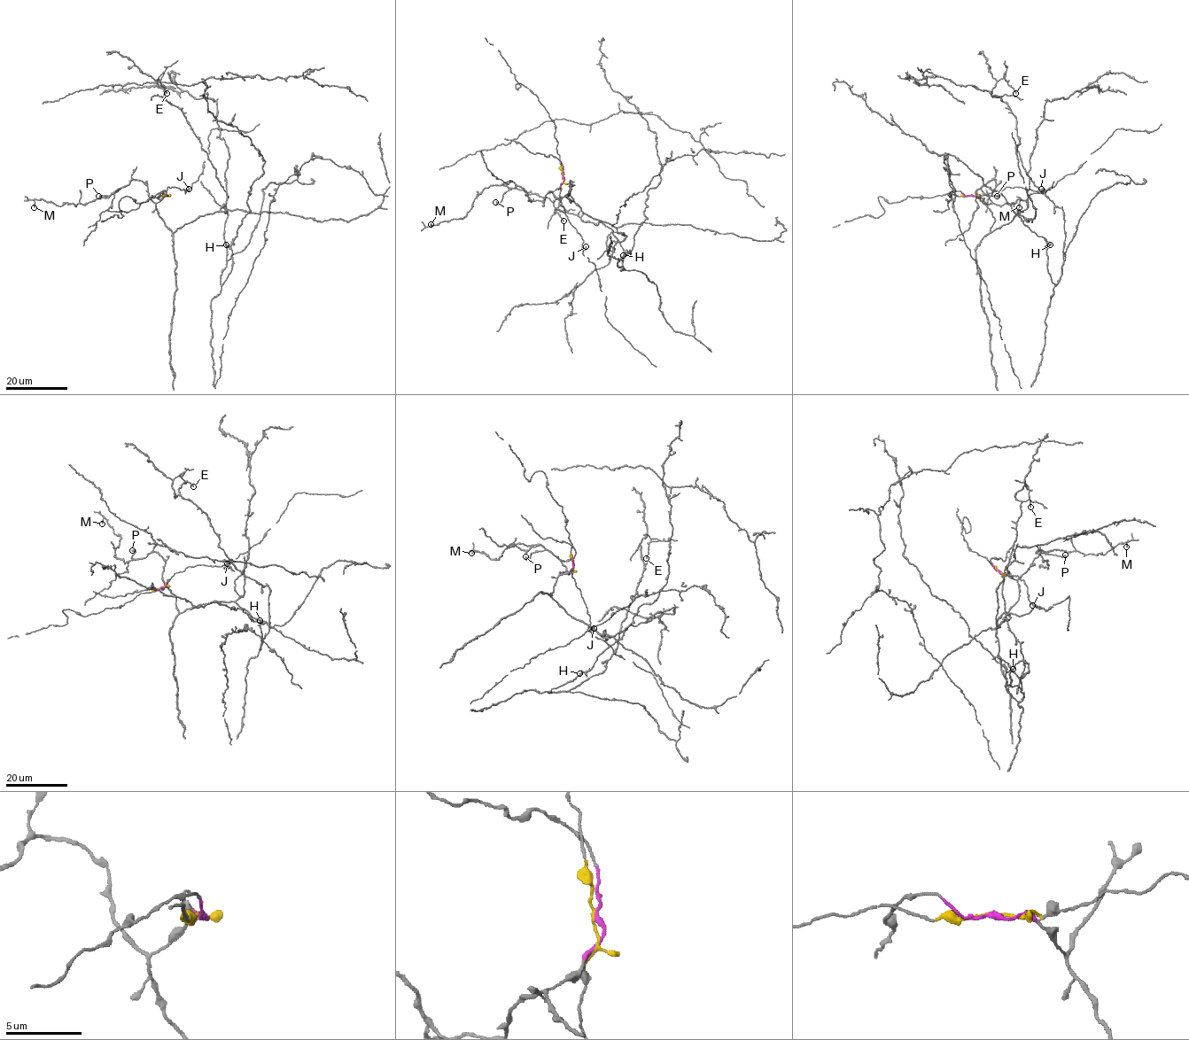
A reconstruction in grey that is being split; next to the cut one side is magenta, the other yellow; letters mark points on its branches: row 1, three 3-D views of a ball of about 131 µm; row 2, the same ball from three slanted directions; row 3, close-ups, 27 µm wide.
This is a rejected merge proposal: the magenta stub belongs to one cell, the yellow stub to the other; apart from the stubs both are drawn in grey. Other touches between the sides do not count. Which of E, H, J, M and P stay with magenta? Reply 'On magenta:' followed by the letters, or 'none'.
On magenta: E, H, M, P

